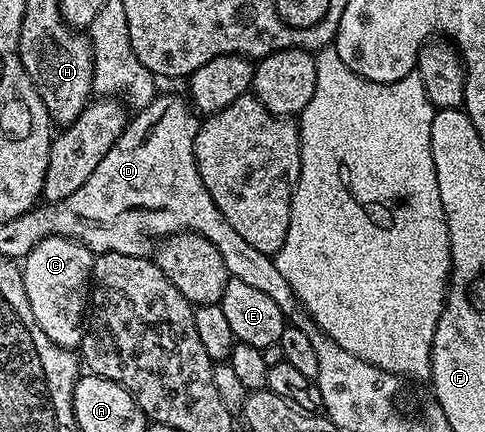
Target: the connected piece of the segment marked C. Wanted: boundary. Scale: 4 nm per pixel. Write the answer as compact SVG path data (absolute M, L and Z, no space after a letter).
M59 236L41 241L22 263L24 290L36 322L57 346L78 349L87 322L94 254L86 246Z

